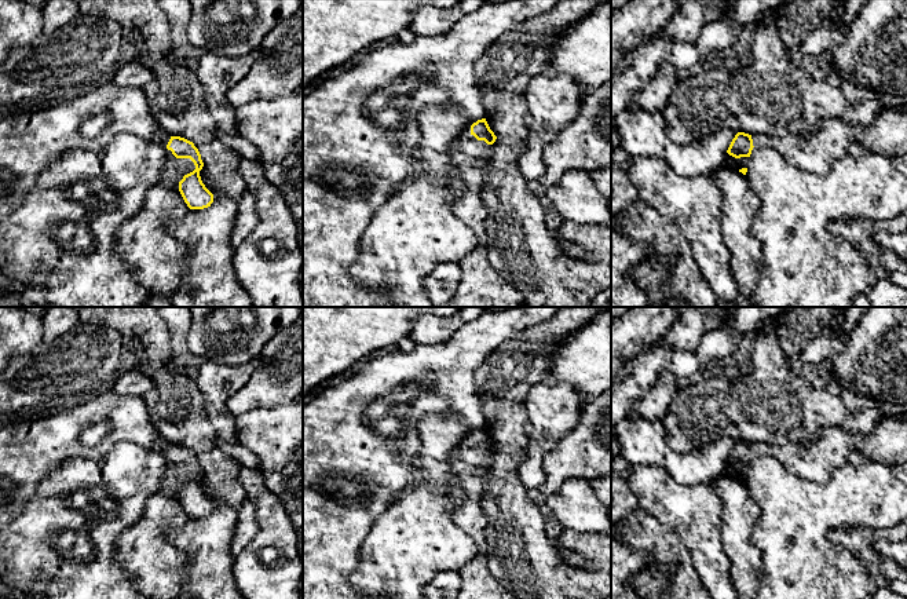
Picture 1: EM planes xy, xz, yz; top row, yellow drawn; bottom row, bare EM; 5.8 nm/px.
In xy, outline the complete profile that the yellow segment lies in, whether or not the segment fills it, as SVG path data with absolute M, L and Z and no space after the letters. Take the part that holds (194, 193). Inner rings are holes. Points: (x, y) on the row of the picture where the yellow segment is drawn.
M162 129L153 135L151 140L165 145L176 158L190 158L194 162L195 169L184 175L179 182L179 191L187 207L190 209L204 209L211 207L213 194L201 180L200 171L202 169L204 162L194 143L180 136L169 136Z

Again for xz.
M482 118L471 125L471 134L460 139L451 150L451 161L464 187L451 202L450 211L473 230L479 244L460 262L460 286L440 307L523 307L523 293L491 267L483 248L487 219L487 207L480 196L483 168L495 139L486 118Z

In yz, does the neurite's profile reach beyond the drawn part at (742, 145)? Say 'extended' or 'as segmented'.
extended

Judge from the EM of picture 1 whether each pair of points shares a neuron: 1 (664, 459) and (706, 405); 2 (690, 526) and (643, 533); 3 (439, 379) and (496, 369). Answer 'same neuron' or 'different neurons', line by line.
1: different neurons
2: different neurons
3: different neurons

